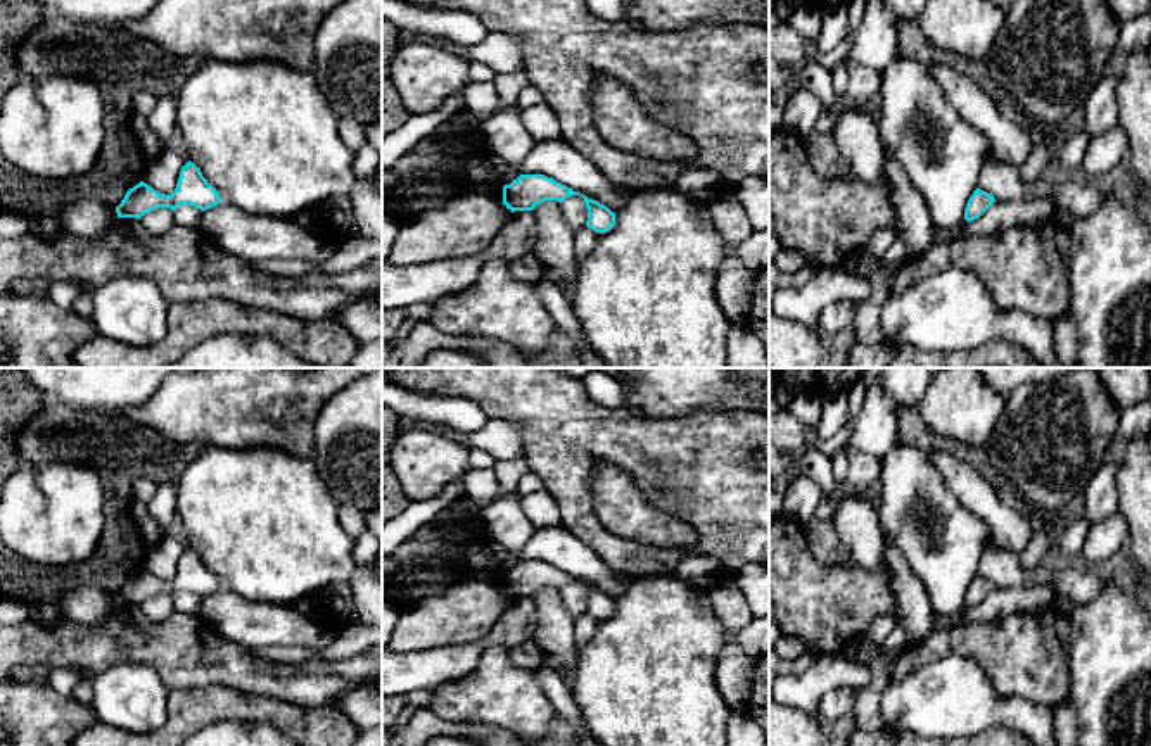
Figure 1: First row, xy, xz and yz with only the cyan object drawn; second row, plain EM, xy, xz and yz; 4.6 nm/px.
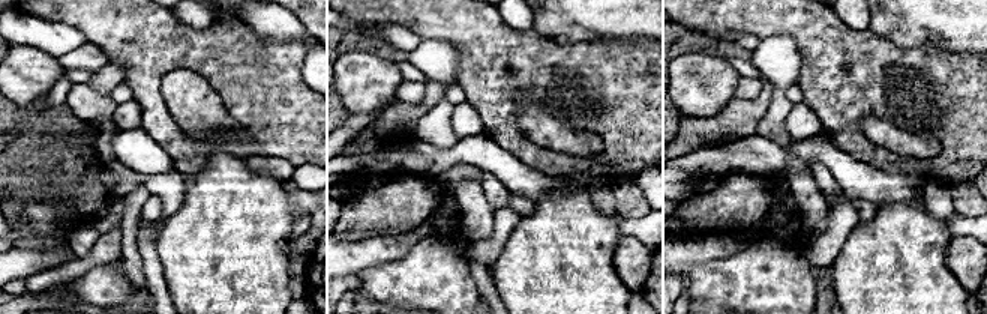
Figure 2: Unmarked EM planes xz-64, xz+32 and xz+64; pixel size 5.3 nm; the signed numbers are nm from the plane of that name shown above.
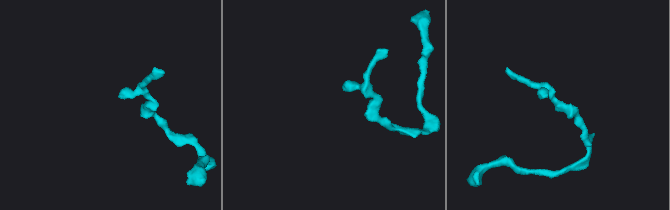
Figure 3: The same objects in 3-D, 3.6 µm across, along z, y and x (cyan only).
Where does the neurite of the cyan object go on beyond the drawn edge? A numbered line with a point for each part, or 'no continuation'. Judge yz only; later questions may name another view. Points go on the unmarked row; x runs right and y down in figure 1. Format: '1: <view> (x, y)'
no continuation

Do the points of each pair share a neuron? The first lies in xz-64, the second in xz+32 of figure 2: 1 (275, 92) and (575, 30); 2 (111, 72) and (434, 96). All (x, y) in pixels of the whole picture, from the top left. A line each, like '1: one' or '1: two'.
1: two
2: one

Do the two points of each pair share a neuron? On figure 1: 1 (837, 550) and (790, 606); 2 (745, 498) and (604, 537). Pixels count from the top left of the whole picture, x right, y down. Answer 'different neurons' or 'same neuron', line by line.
1: different neurons
2: same neuron

